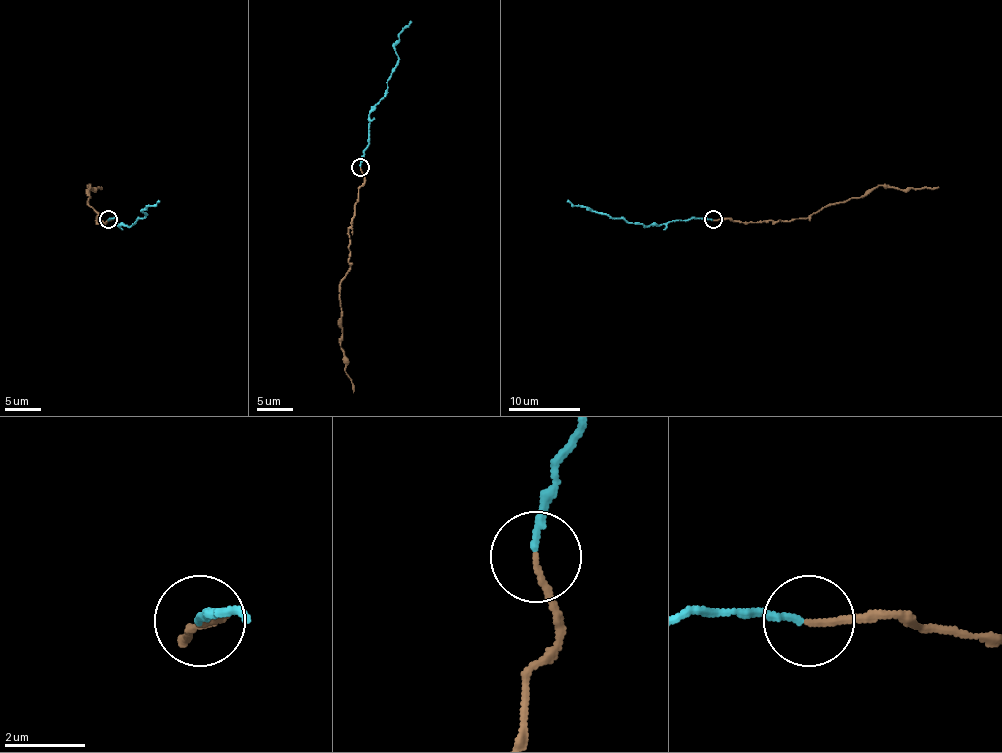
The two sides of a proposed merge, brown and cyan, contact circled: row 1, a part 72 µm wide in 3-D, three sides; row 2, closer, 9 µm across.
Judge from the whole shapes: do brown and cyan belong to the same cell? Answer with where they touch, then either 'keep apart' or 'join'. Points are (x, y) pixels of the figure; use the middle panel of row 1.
at (360, 167); join

